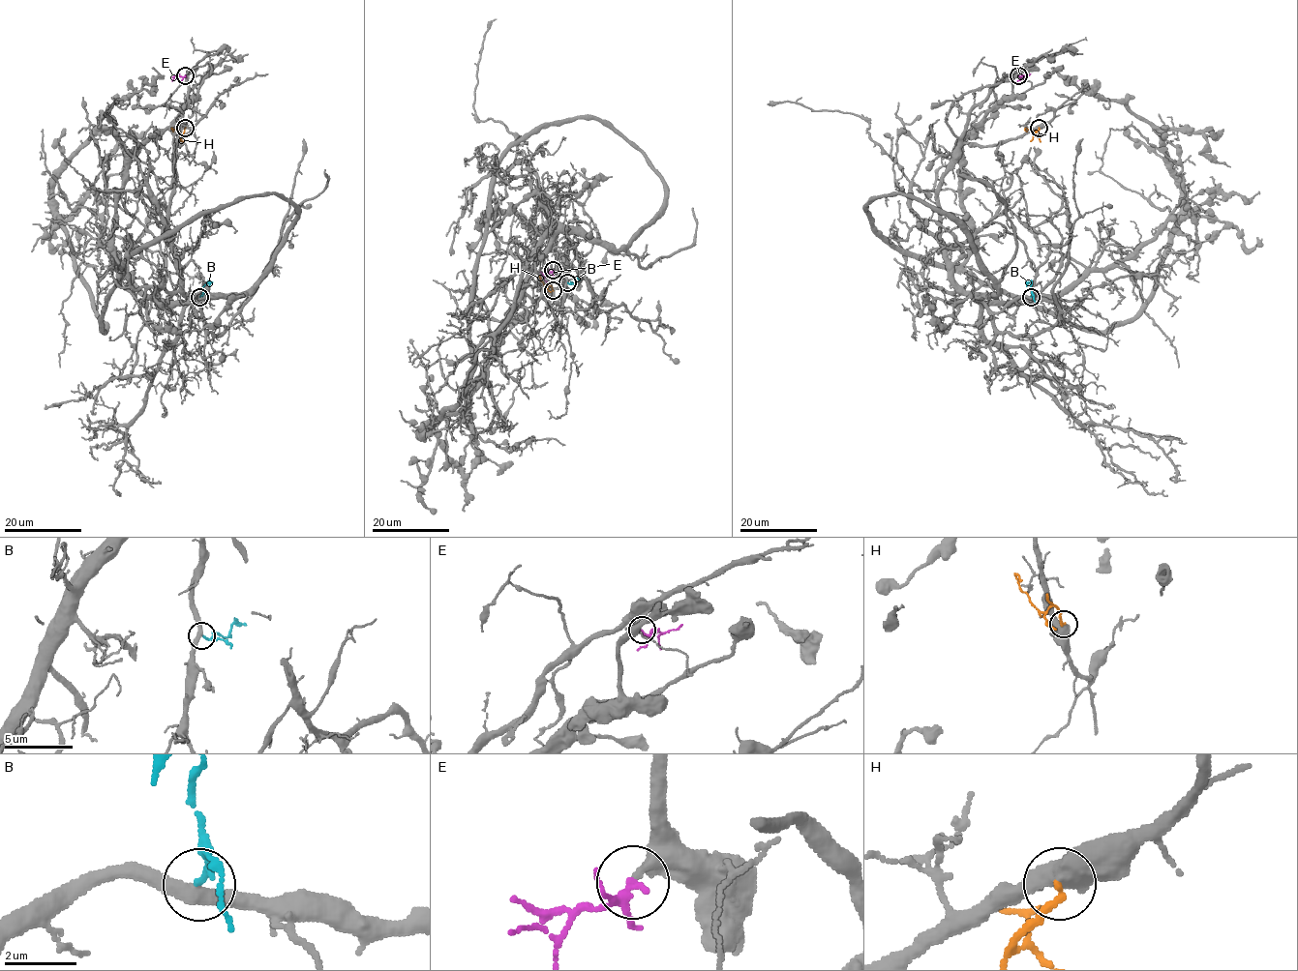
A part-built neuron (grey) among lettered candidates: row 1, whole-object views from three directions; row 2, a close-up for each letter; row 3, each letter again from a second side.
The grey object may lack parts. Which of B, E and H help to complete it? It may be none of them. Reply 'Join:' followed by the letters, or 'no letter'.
Join: B, E

